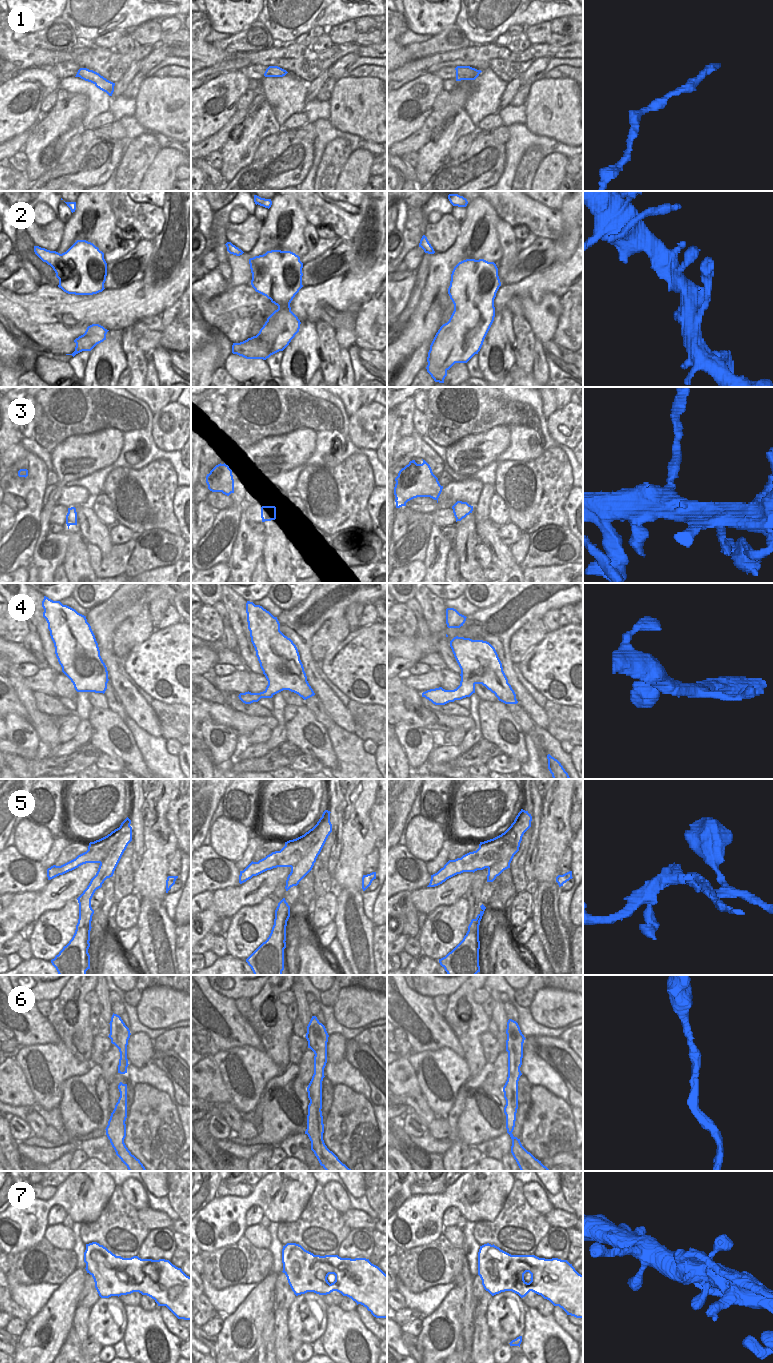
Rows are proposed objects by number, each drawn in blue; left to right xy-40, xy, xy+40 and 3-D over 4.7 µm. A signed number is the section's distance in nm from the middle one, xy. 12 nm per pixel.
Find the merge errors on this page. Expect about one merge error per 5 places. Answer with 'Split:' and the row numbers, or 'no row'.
Split: 3, 5, 7

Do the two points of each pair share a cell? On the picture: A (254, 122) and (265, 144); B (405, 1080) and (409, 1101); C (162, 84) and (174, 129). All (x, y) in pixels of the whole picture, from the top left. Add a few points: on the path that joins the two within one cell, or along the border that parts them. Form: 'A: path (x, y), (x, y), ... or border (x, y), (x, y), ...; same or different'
A: border (276, 133), (267, 135), (260, 142), (253, 160); different
B: border (420, 1093), (397, 1095); different
C: path (162, 95), (162, 98), (174, 110), (174, 118); same

